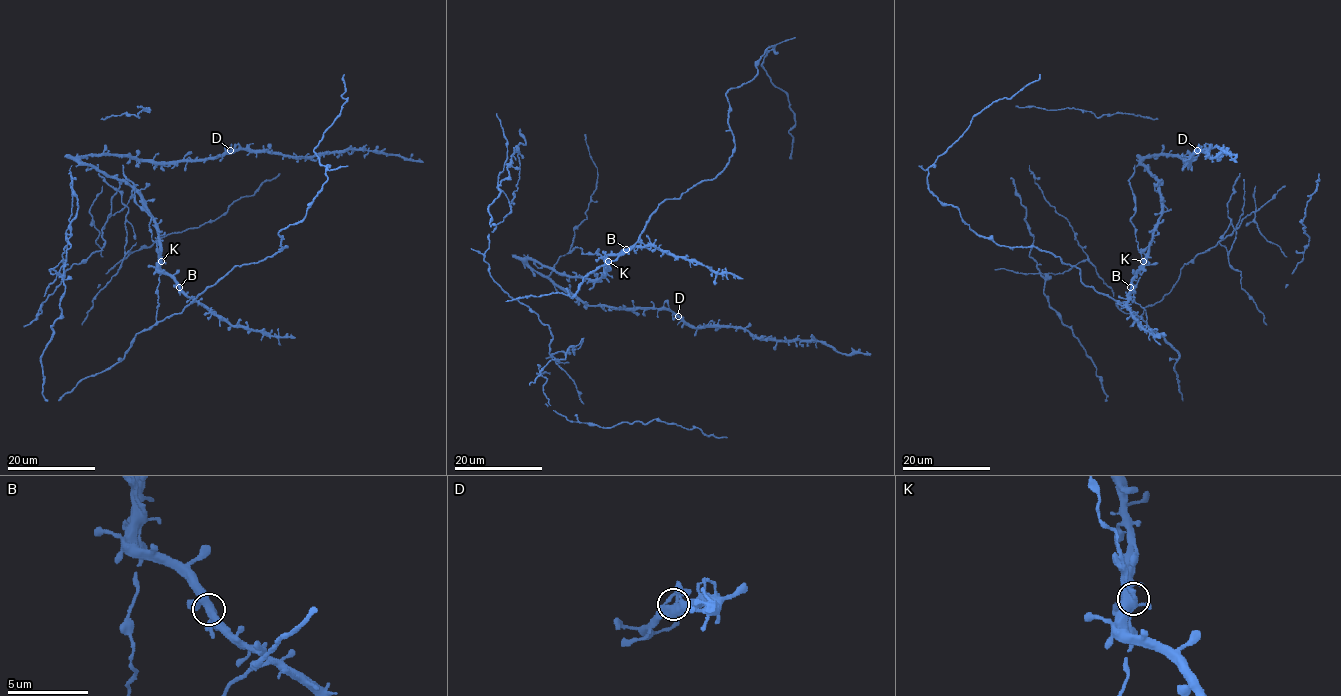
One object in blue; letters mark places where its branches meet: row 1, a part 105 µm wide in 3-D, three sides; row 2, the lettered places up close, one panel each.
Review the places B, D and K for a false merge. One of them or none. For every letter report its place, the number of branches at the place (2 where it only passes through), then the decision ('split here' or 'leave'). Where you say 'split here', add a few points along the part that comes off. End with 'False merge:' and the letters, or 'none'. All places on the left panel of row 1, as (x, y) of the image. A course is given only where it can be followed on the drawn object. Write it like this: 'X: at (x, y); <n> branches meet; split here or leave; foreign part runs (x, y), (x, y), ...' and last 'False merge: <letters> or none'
B: at (179, 287); 5 branches meet; leave
D: at (230, 150); 5 branches meet; leave
K: at (161, 261); 5 branches meet; leave
False merge: none

